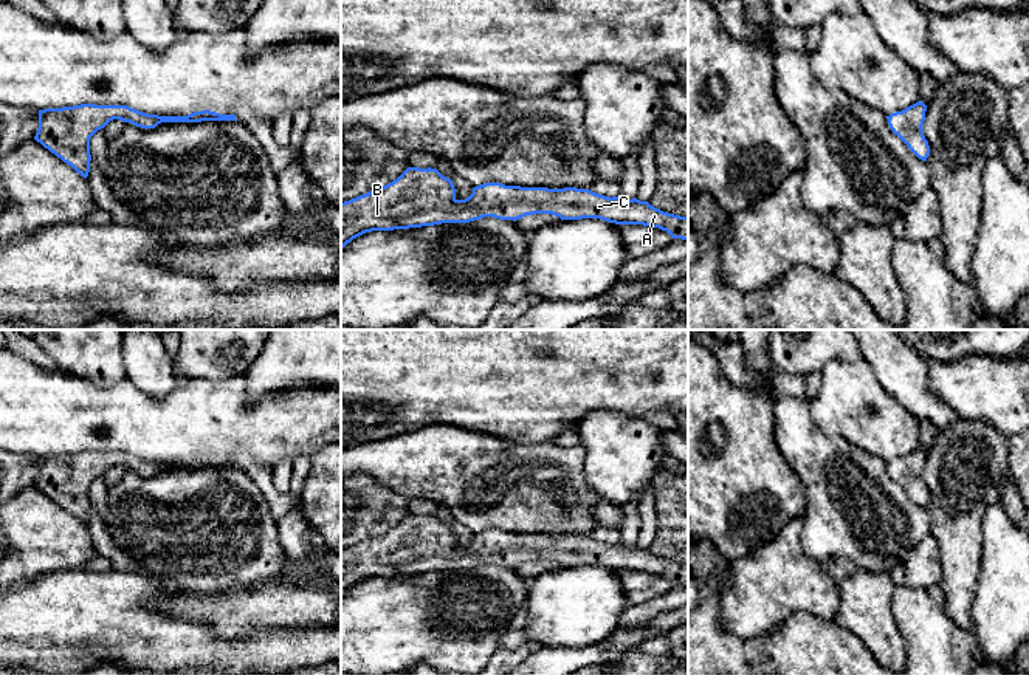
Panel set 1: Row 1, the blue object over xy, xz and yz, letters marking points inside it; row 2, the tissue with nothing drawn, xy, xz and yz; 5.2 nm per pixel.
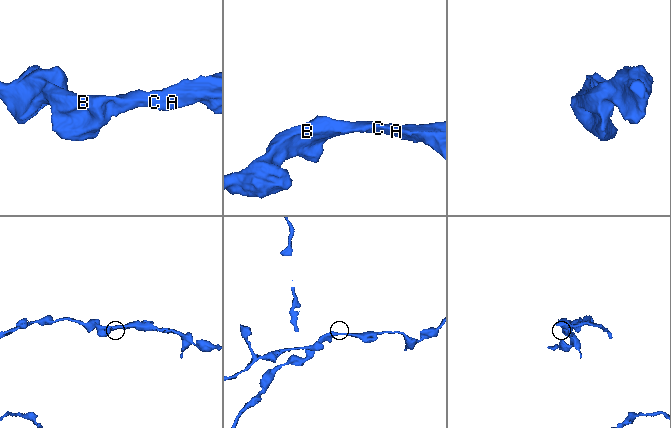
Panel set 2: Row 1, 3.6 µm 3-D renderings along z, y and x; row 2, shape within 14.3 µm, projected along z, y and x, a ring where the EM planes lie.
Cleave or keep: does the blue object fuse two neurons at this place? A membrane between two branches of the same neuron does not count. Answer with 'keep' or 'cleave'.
keep

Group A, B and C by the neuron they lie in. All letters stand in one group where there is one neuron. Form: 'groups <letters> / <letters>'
groups A B C

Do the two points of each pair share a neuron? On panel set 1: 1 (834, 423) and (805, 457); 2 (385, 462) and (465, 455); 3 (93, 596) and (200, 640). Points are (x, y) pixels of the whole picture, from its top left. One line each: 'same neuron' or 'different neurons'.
1: different neurons
2: same neuron
3: same neuron

